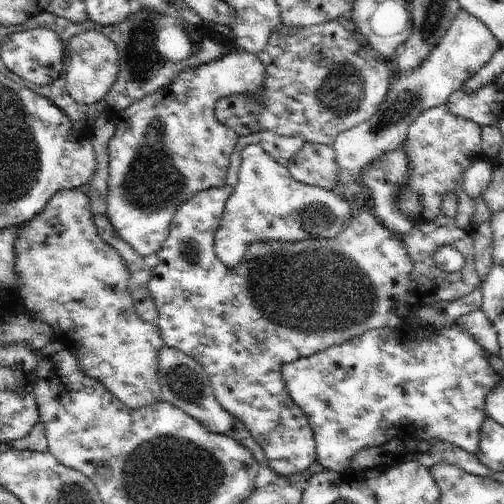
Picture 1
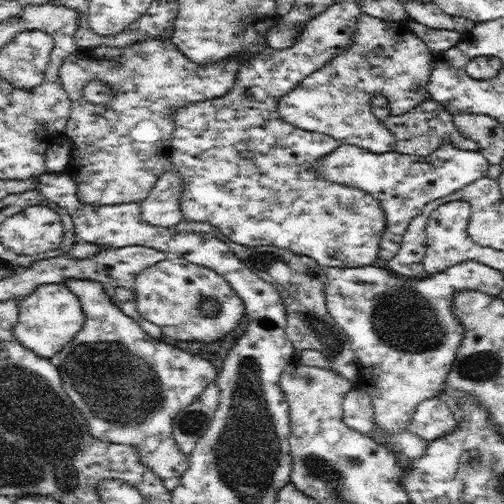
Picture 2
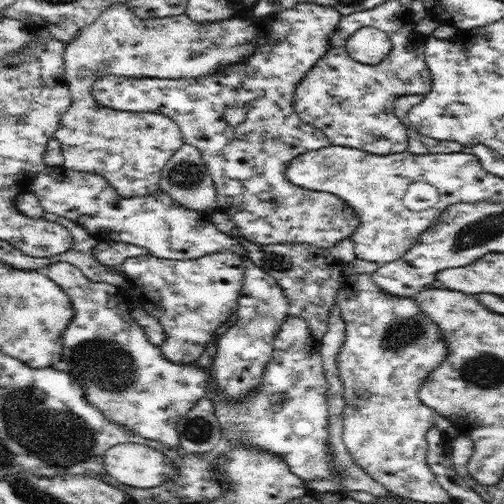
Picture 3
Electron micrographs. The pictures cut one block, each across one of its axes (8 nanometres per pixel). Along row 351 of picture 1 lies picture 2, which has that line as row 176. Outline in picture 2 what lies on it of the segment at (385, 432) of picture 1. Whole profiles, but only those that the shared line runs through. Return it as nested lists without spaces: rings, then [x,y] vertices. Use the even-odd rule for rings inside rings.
[[[451,140],[441,142],[441,146],[427,156],[409,156],[395,150],[385,154],[373,154],[353,144],[339,144],[331,154],[327,154],[327,158],[323,158],[319,170],[331,182],[357,186],[375,196],[387,220],[383,238],[379,242],[379,258],[391,260],[401,248],[403,234],[407,232],[409,222],[417,218],[417,214],[421,214],[423,206],[457,192],[479,178],[485,178],[489,162],[479,150],[459,150],[453,146]]]

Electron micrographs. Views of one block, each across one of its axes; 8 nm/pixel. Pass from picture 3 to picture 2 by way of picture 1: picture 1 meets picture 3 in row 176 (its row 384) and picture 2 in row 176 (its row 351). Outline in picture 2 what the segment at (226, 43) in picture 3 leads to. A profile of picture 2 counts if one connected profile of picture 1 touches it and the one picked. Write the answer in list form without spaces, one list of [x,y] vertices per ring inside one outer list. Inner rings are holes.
[[[167,38],[137,42],[125,48],[79,48],[75,54],[69,54],[59,68],[61,86],[71,100],[65,134],[73,142],[71,160],[63,172],[69,174],[71,180],[77,184],[77,202],[83,206],[141,204],[155,188],[155,182],[159,182],[159,176],[171,166],[169,154],[175,132],[175,114],[189,104],[225,96],[235,84],[239,66],[241,60],[229,60],[215,66],[197,66],[189,62]],[[91,82],[105,84],[113,94],[117,94],[117,98],[111,98],[105,104],[87,102],[83,98],[83,90]]]

